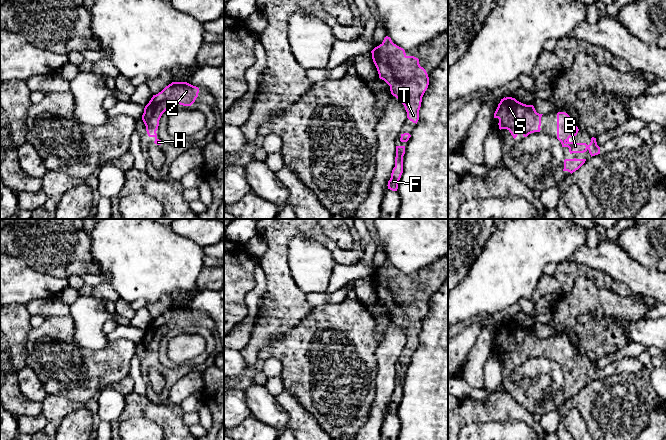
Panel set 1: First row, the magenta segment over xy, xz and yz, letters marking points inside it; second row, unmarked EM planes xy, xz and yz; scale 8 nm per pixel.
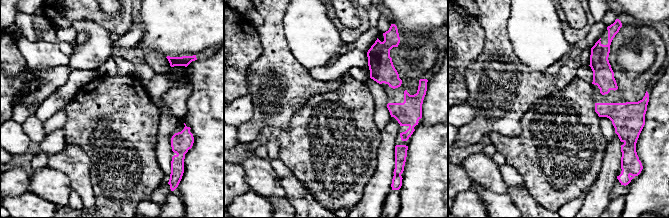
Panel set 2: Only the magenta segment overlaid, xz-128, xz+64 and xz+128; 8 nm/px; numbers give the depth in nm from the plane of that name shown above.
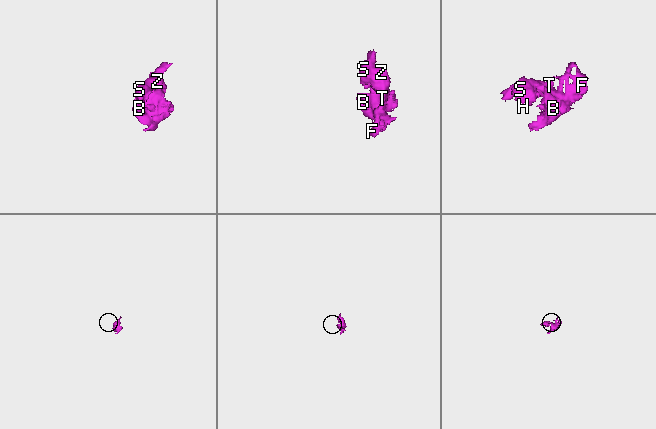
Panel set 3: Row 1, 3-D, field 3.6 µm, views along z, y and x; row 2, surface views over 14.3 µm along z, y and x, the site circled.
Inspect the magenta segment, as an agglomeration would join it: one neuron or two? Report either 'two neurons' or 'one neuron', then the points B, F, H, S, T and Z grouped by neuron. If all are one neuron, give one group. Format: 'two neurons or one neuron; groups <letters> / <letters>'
one neuron; groups B F H S T Z

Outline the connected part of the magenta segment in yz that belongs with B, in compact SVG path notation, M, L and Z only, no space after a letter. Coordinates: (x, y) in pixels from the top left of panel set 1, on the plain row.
M565 336L557 337L557 363L562 371L568 371L570 378L584 377L589 375L591 381L600 378L600 371L597 369L596 362L592 361L589 369L586 367L570 366L570 361L575 361L579 353Z

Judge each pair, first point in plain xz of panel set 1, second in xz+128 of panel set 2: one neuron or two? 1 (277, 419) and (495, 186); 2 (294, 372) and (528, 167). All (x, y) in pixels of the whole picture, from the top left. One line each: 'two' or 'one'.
1: one
2: one

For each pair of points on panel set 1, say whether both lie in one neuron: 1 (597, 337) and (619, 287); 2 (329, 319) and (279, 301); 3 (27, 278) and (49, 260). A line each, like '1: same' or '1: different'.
1: different
2: different
3: different

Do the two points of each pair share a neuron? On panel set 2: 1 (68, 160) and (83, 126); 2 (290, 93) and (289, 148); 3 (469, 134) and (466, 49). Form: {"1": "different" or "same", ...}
{"1": "different", "2": "different", "3": "different"}

